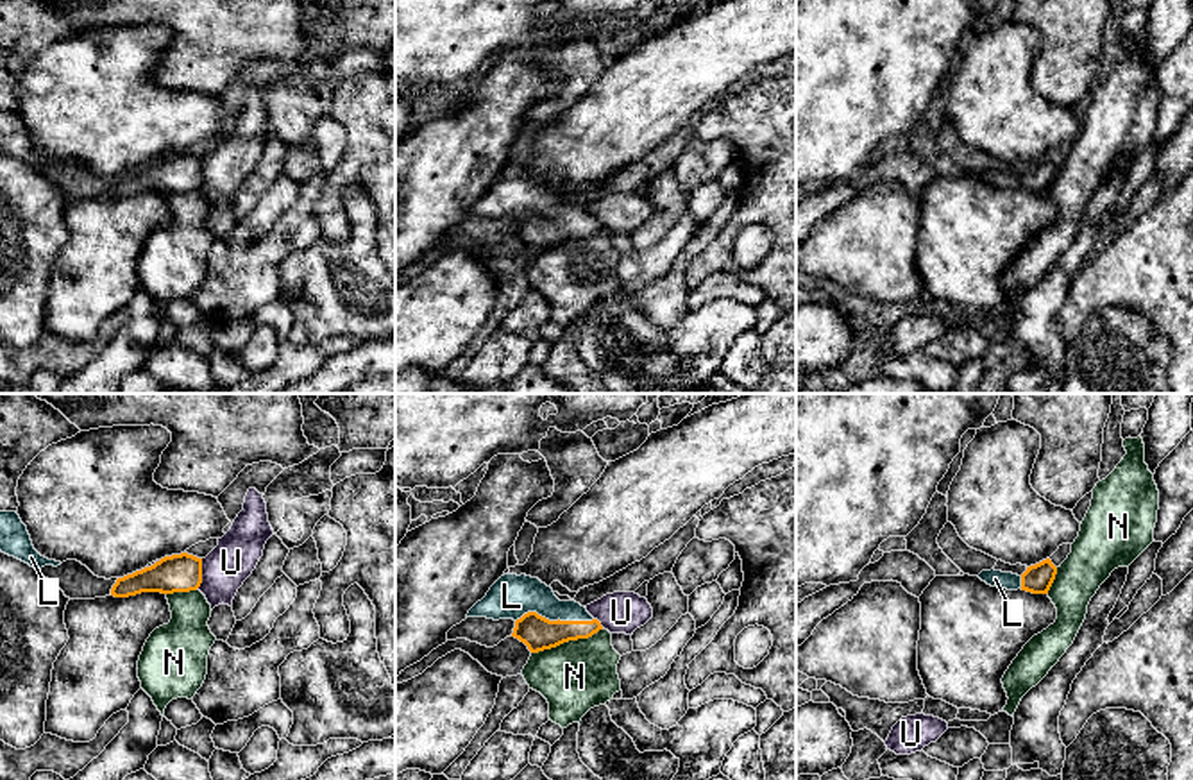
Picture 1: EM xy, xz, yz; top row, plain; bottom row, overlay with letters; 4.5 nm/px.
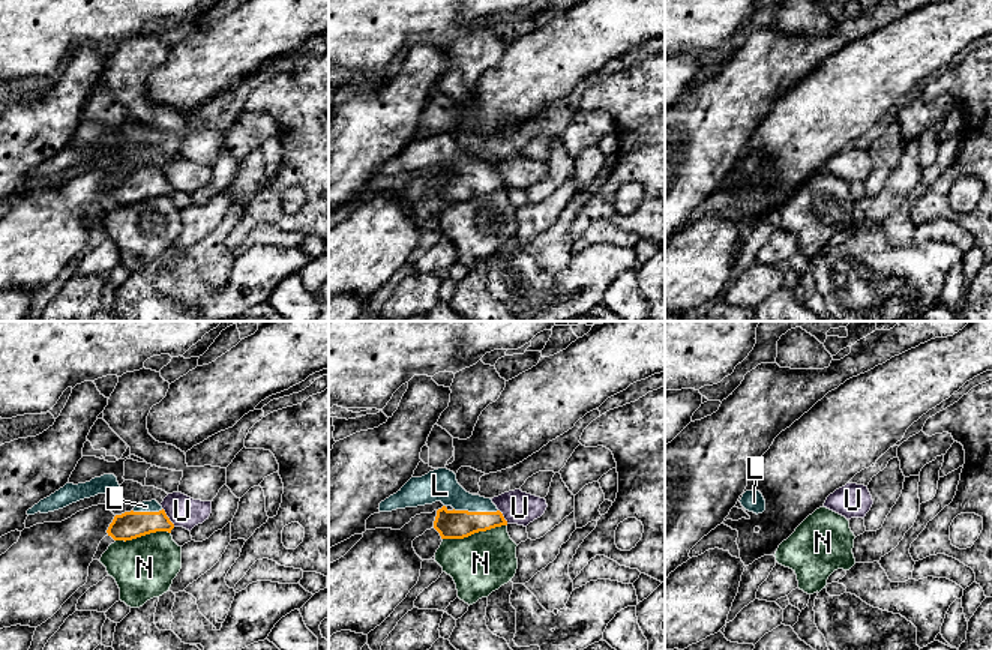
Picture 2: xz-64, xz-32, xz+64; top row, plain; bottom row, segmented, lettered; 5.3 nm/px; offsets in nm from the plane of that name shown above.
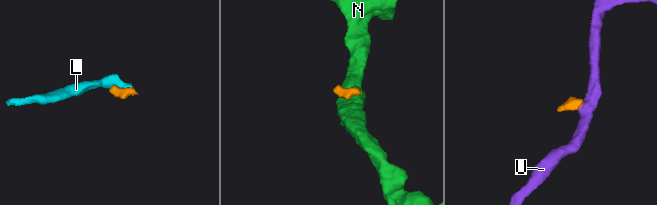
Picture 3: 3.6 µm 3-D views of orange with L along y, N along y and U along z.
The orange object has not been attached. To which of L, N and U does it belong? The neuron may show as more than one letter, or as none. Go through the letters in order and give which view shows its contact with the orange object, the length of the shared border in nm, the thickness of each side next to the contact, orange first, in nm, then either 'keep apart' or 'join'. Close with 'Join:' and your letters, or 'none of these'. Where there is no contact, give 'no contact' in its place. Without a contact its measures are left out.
L: meets orange in xz; contact 360 nm long; 150 nm thick on the orange side, 200 nm on the other; join
N: meets orange in xz; contact 340 nm long; 150 nm thick on the orange side, 320 nm on the other; keep apart
U: meets orange in xy; contact 140 nm long; 180 nm thick on the orange side, 200 nm on the other; keep apart
Join: L

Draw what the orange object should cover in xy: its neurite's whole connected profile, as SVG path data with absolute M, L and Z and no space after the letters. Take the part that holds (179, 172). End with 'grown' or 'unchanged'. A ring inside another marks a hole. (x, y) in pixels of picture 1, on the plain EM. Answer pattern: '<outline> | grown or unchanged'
M188 152L165 156L150 166L118 177L111 188L114 197L129 197L141 191L190 191L202 182L202 157Z | unchanged

